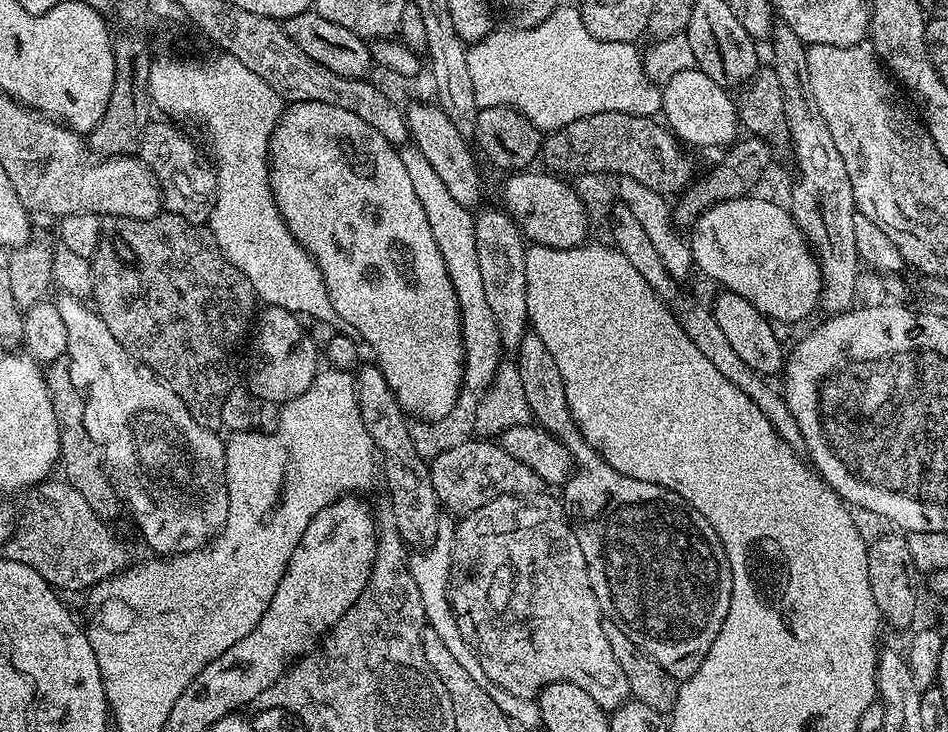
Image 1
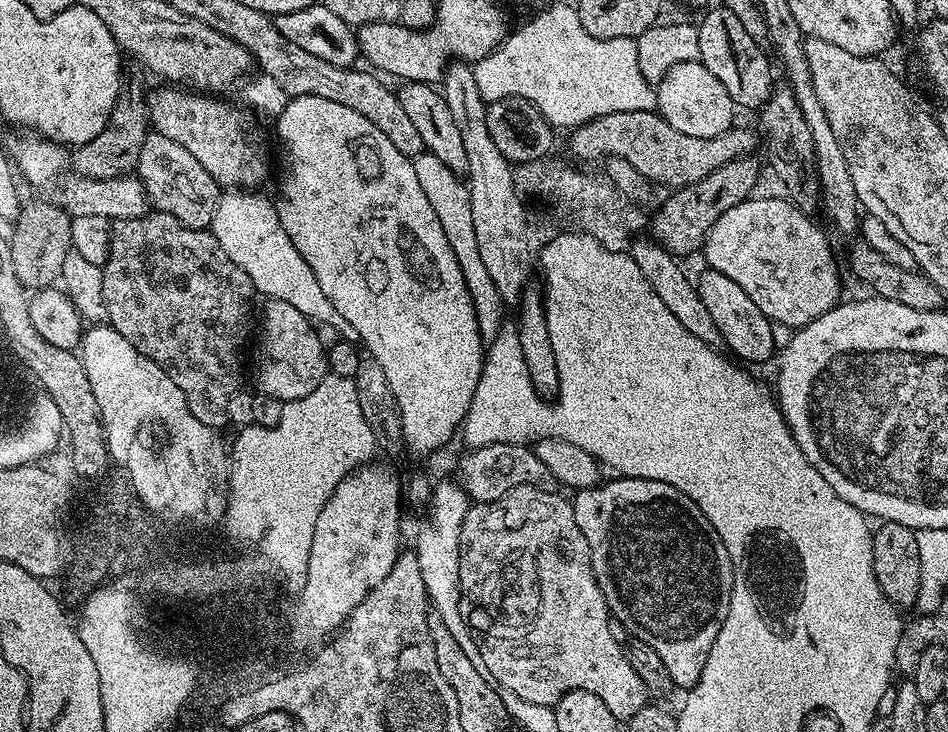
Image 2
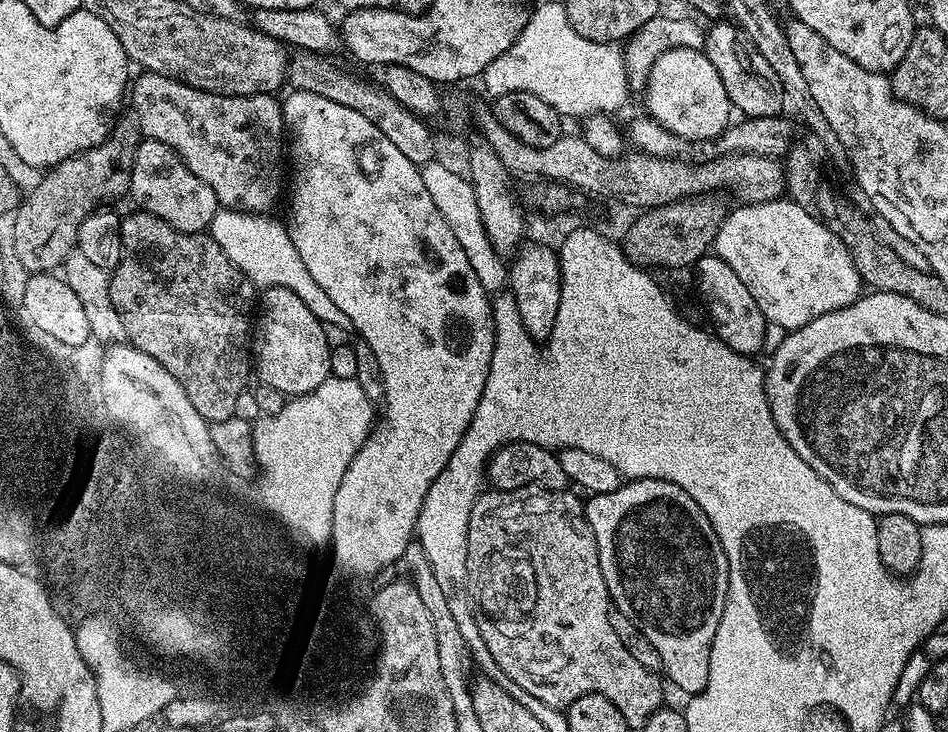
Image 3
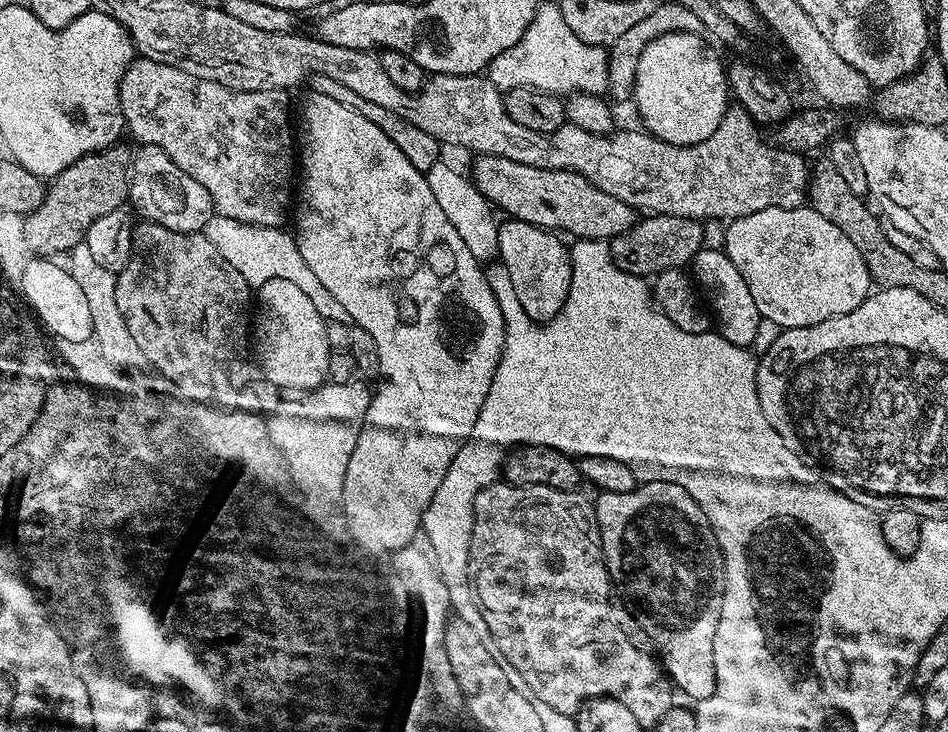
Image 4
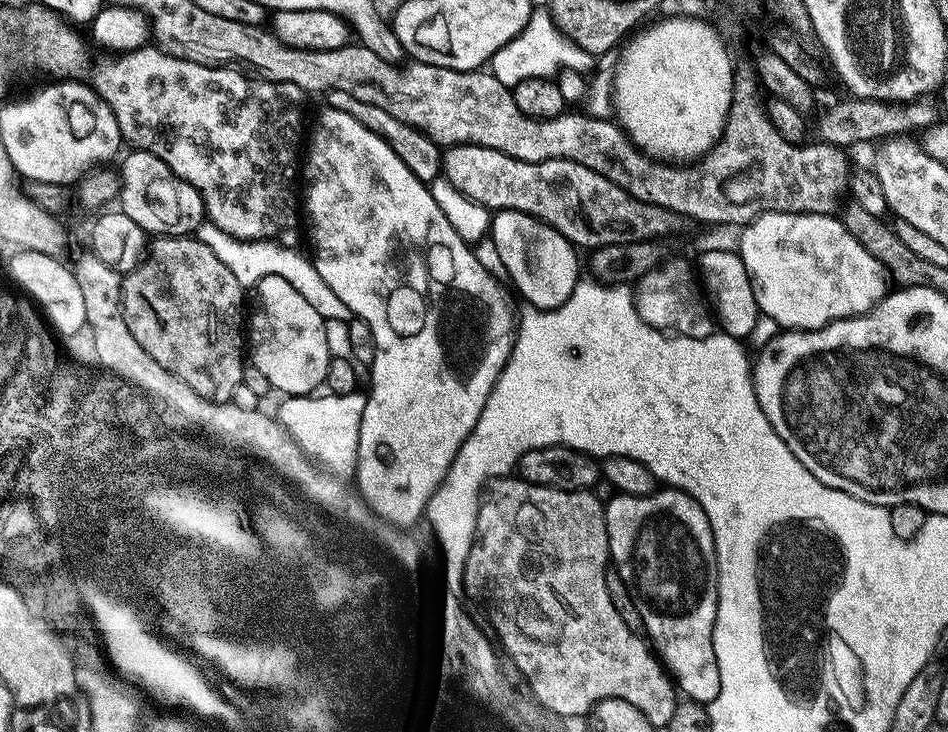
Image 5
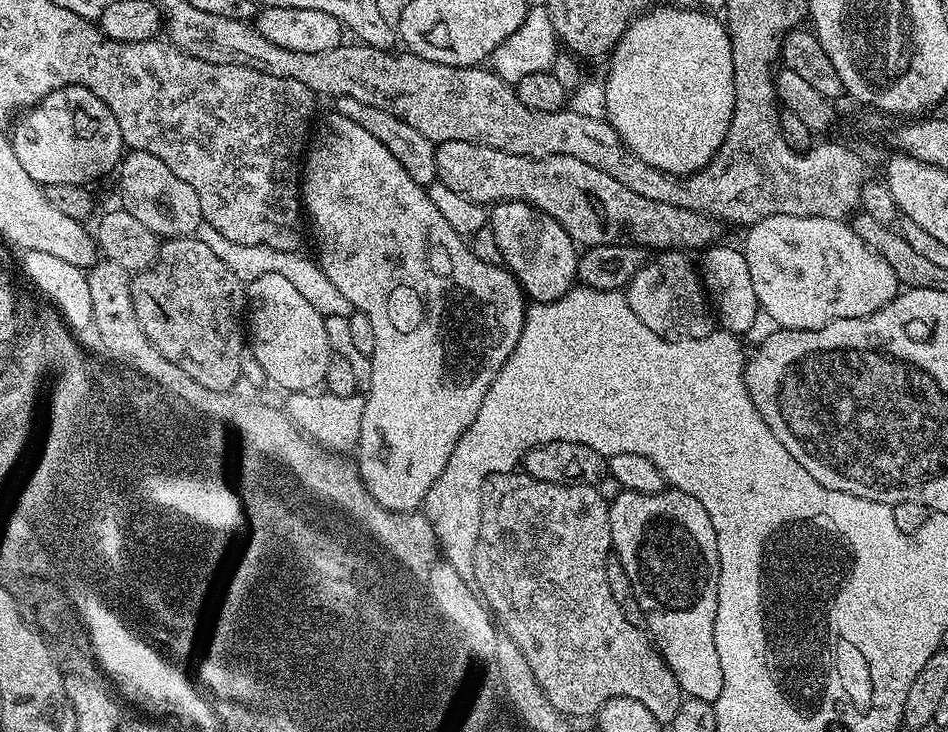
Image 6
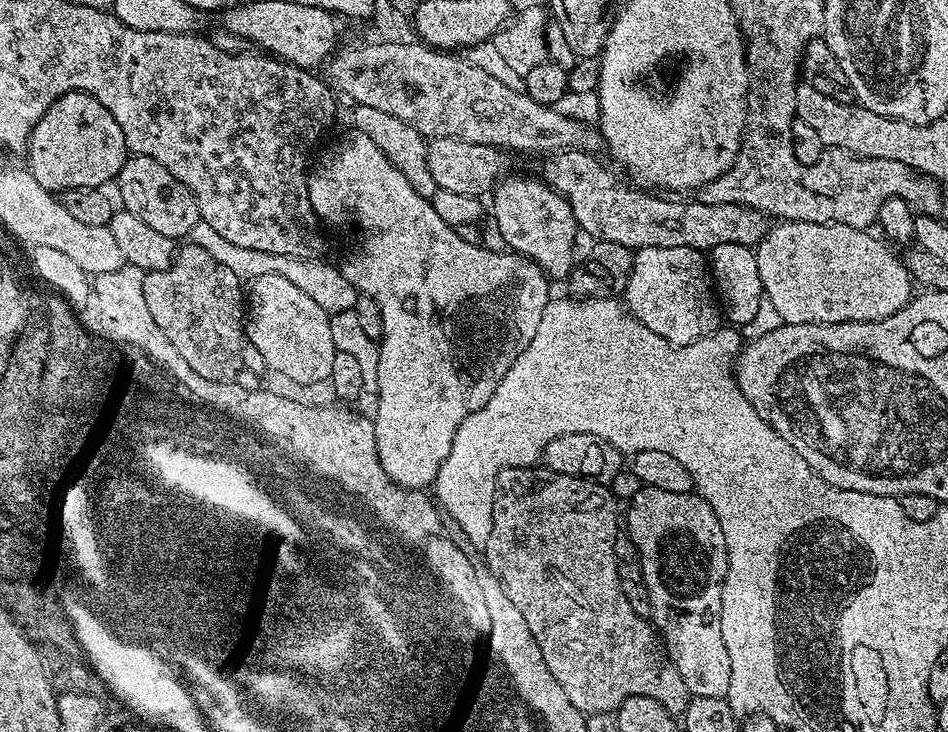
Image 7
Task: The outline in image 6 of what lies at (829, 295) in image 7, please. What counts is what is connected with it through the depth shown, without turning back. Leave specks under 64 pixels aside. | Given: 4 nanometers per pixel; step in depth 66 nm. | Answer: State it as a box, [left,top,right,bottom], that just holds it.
[742,216,898,330]

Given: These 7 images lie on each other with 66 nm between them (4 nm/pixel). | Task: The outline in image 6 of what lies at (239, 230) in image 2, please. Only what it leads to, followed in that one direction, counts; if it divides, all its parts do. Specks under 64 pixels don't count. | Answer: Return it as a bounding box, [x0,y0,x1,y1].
[198,223,354,317]

